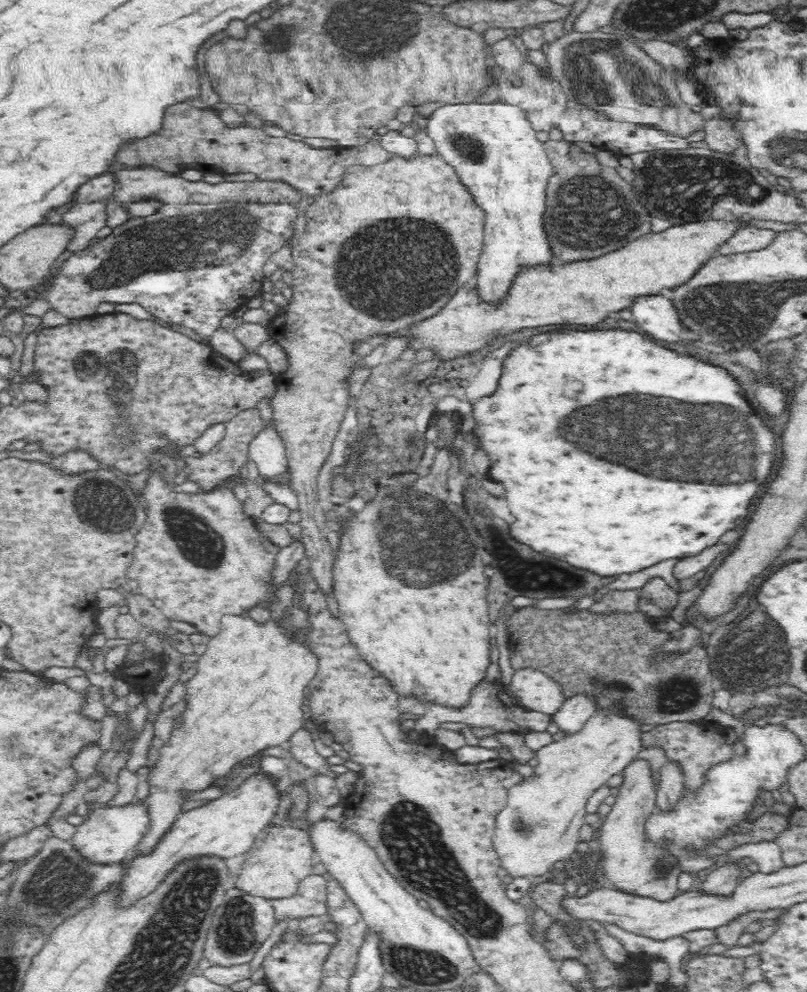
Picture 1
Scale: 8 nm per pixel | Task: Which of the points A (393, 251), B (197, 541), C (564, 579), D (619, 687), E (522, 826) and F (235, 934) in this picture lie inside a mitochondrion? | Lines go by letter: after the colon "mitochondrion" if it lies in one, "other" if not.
A: mitochondrion
B: mitochondrion
C: mitochondrion
D: mitochondrion
E: mitochondrion
F: mitochondrion

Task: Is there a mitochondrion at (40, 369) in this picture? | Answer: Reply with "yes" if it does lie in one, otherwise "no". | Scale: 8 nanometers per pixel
no

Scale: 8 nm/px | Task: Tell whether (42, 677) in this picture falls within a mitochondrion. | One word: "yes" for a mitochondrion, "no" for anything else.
no

